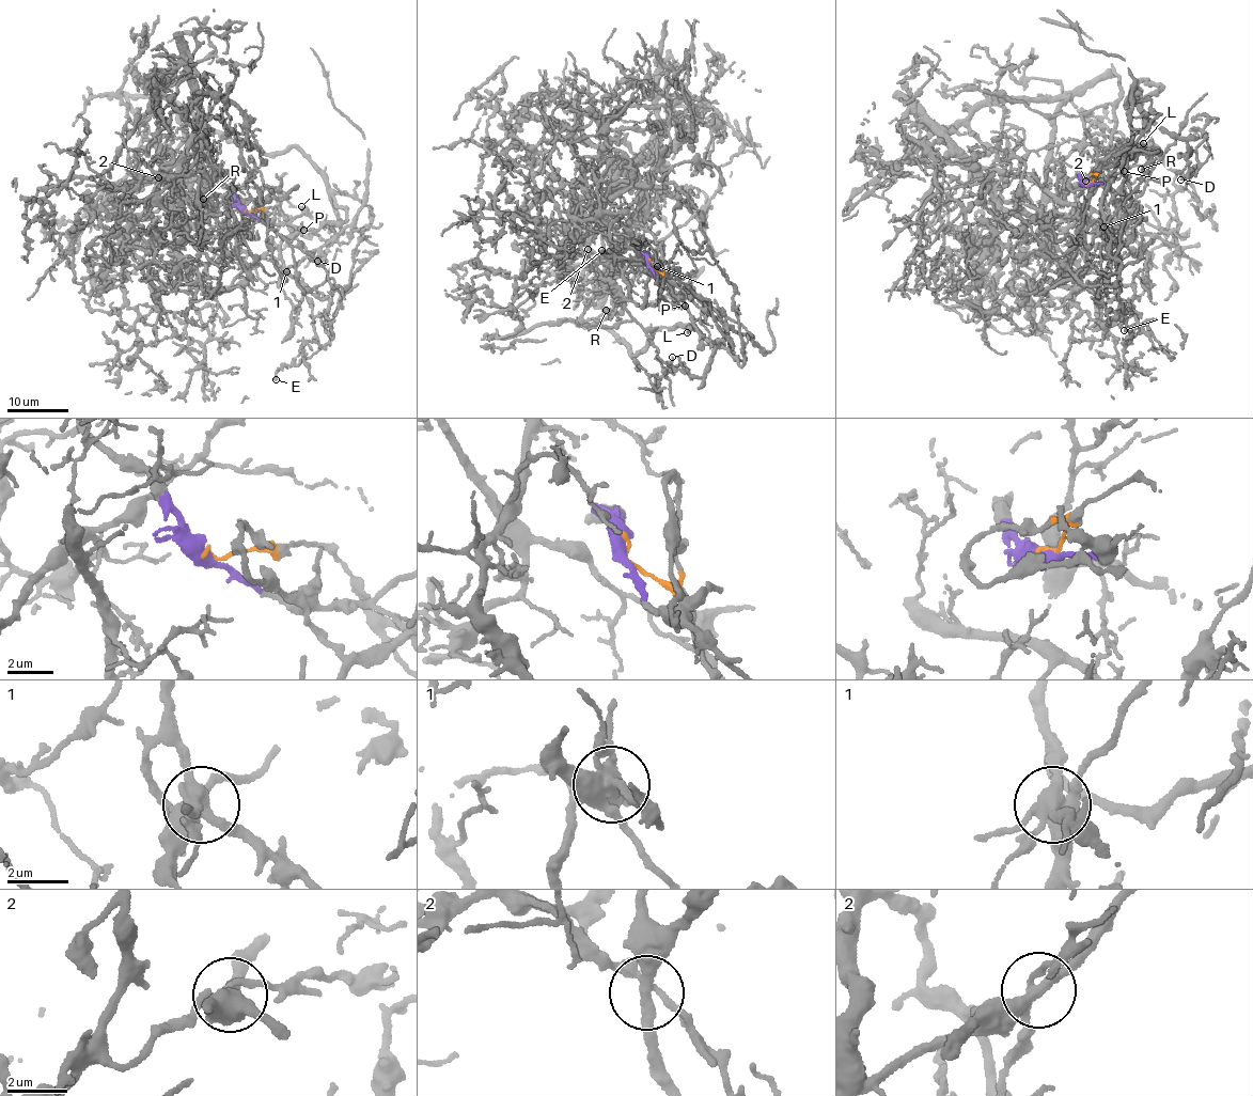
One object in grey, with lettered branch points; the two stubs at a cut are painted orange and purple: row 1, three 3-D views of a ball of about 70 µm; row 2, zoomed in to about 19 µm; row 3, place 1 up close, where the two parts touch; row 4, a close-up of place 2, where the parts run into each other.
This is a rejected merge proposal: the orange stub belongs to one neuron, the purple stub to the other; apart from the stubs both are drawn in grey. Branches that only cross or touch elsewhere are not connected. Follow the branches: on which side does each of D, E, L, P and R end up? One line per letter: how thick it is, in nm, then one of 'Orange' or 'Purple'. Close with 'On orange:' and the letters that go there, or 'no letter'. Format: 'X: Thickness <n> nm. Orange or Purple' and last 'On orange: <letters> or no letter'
D: Thickness 130 nm. Orange
E: Thickness 240 nm. Orange
L: Thickness 180 nm. Purple
P: Thickness 110 nm. Purple
R: Thickness 110 nm. Purple
On orange: D, E

